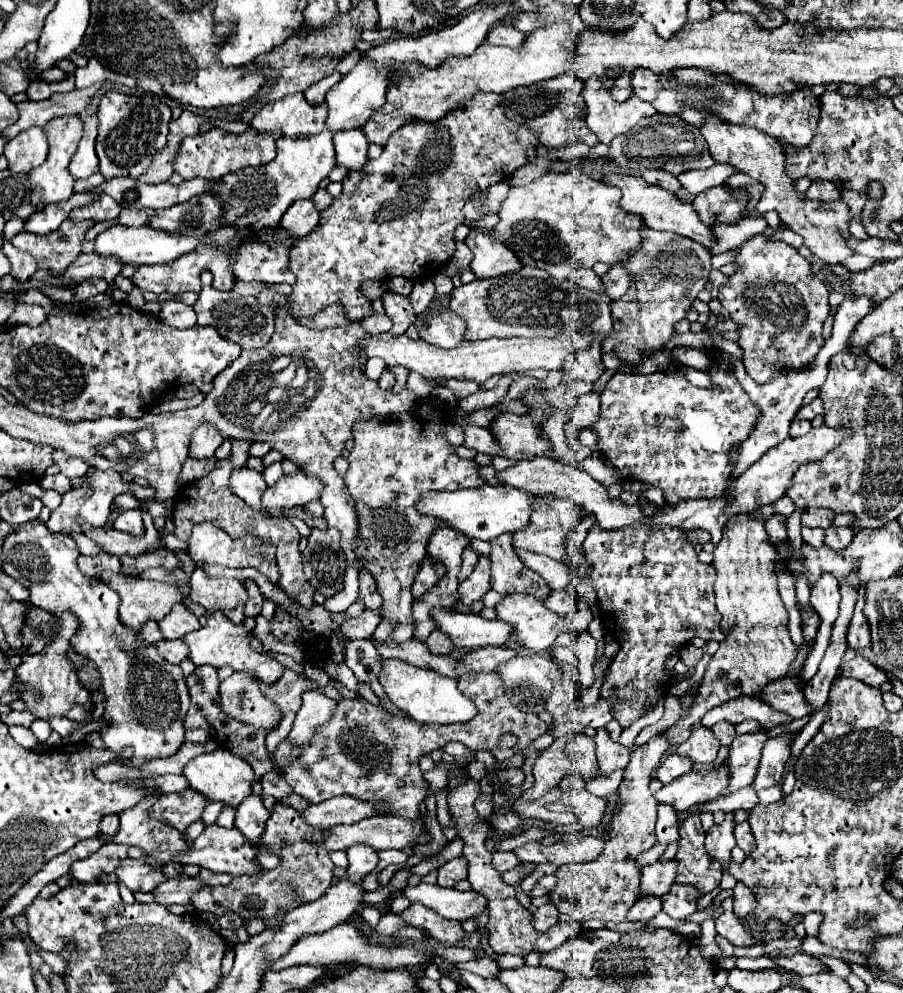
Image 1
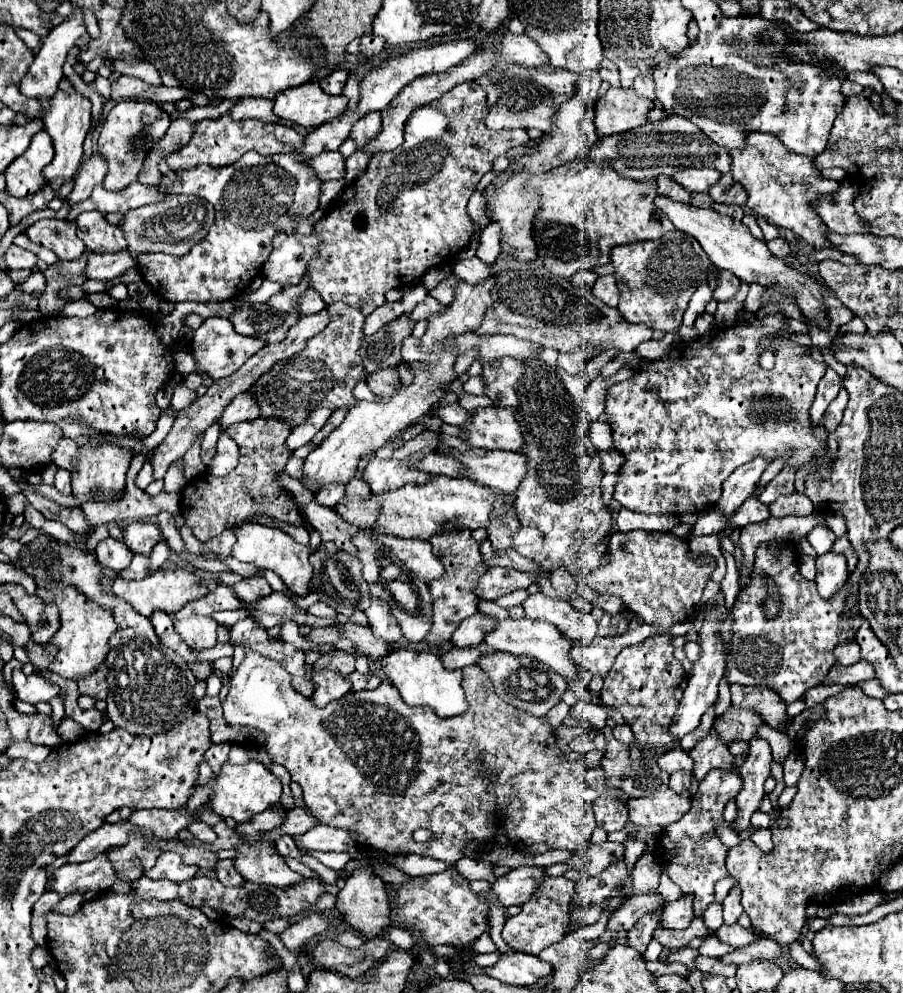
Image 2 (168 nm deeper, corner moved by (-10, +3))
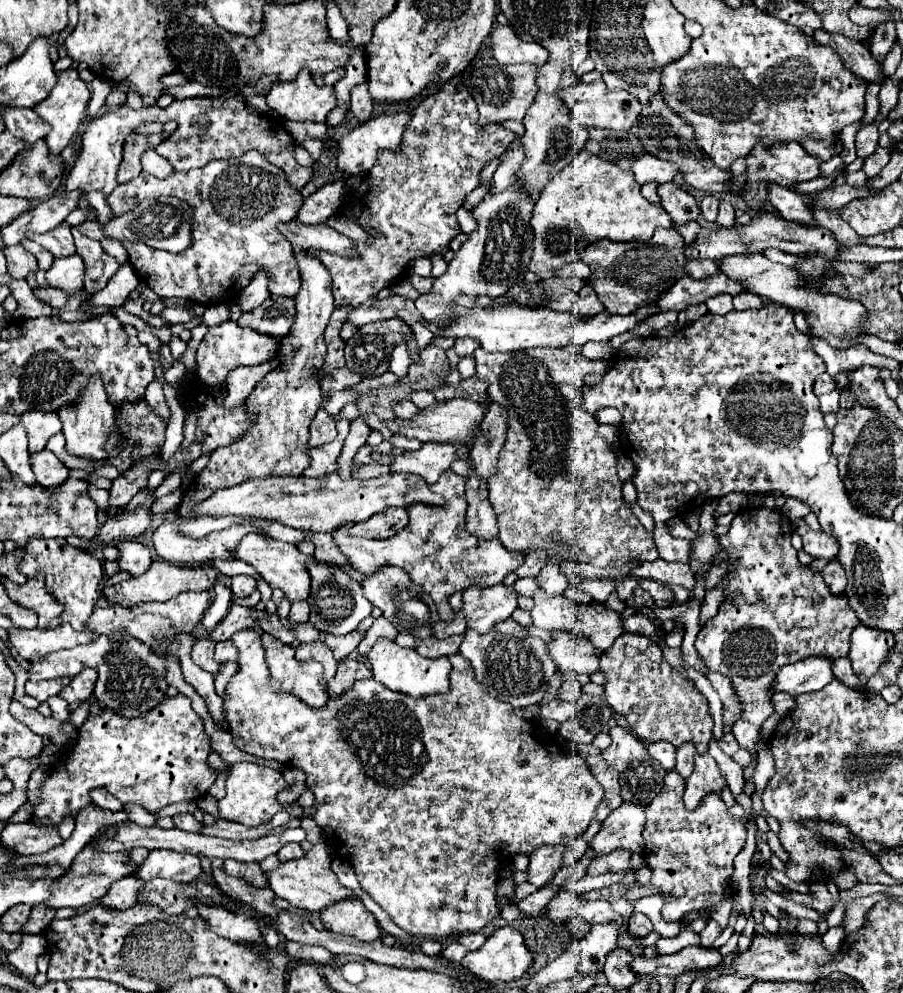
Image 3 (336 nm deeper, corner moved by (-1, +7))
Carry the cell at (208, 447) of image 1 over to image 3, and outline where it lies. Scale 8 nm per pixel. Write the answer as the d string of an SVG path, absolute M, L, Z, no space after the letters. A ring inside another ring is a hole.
M275 360L257 364L251 368L235 368L235 372L227 376L227 394L223 398L223 408L231 410L237 406L243 406L247 396L253 392L255 384L263 380L263 376L271 372L271 368L275 368Z

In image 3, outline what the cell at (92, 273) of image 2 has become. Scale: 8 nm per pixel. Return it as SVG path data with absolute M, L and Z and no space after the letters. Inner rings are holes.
M79 254L67 258L55 258L53 266L47 270L47 282L53 288L61 288L67 292L79 292L83 288L85 264Z

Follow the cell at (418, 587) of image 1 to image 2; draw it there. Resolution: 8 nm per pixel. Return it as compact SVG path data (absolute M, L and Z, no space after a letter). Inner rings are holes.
M380 534L376 536L376 540L388 546L404 562L404 566L422 582L428 584L444 574L444 566L432 554L432 546L428 540L400 538L400 536L388 536L388 534Z

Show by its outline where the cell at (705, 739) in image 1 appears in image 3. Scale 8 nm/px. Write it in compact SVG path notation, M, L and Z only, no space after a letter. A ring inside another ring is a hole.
M695 754L695 770L687 778L685 788L685 808L695 810L707 792L719 792L725 786L717 762L709 754Z

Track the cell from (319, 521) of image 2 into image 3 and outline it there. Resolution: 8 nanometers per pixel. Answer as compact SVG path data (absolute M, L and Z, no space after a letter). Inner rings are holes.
M449 472L447 476L441 476L431 488L435 488L435 492L443 492L443 496L447 496L447 508L423 508L423 504L415 504L415 508L409 508L409 526L399 532L399 536L393 536L389 540L367 540L367 538L355 538L349 534L349 528L337 528L337 532L333 532L333 540L339 546L339 550L343 552L343 556L349 560L353 570L359 570L363 574L371 574L375 568L381 568L385 564L393 564L393 566L401 566L403 570L409 572L411 580L415 584L421 584L423 590L431 596L431 600L437 606L437 614L441 620L449 620L449 596L455 592L463 592L469 586L495 586L501 584L501 580L509 574L515 572L515 568L523 562L523 556L515 554L515 552L507 552L503 548L503 544L499 544L499 540L481 540L473 534L469 534L465 530L465 480L461 476L457 476L455 472ZM451 556L459 556L457 562L451 562Z

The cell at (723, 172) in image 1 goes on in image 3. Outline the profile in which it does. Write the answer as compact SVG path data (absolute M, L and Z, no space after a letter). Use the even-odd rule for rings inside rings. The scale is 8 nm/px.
M645 154L641 158L637 158L633 162L633 174L639 180L639 184L647 184L647 182L657 182L657 184L665 184L665 182L673 182L675 178L681 176L681 170L667 160L659 160L653 154Z

